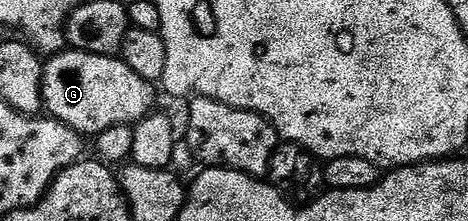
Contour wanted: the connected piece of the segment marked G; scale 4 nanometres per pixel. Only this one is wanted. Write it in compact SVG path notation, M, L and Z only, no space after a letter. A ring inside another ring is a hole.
M62 51L50 56L41 71L44 112L82 135L96 135L120 125L136 126L154 112L153 89L150 82L139 79L139 75L117 57Z

